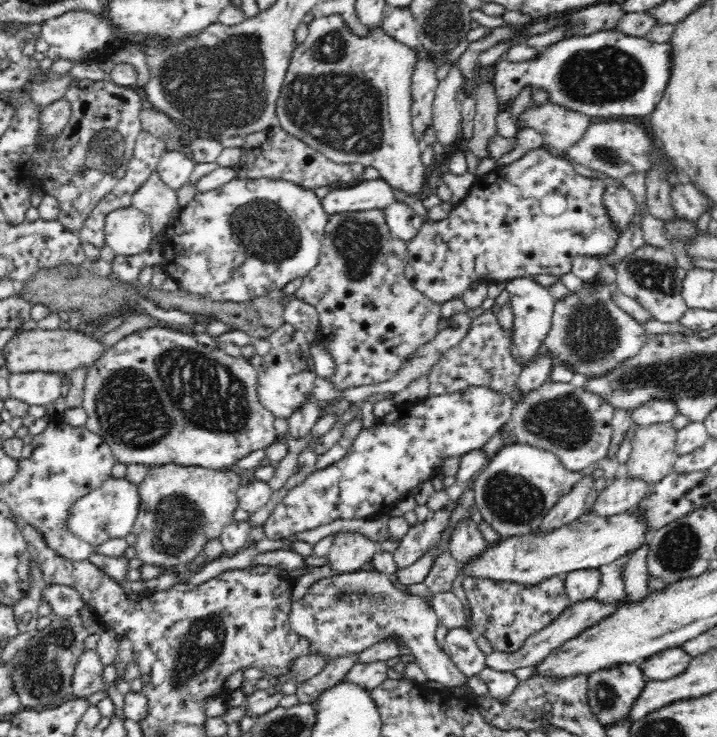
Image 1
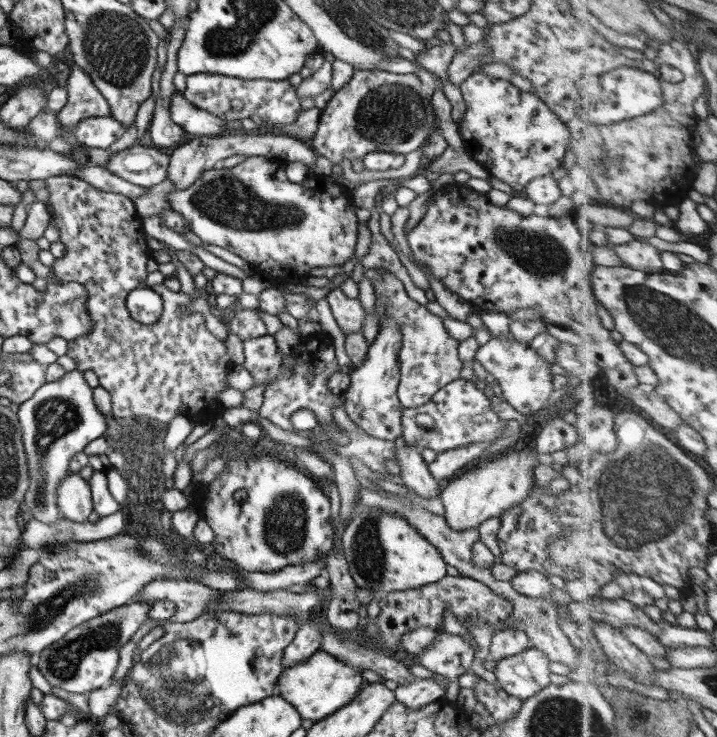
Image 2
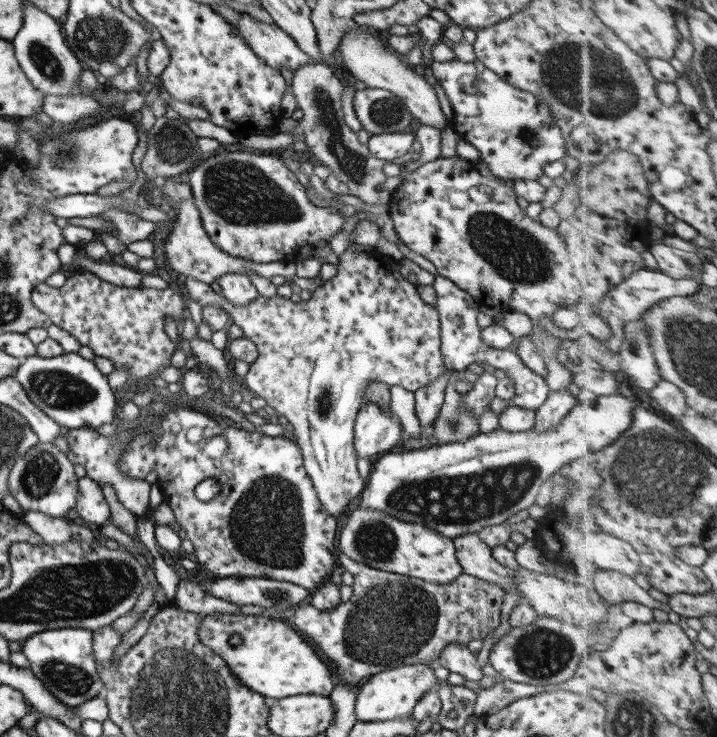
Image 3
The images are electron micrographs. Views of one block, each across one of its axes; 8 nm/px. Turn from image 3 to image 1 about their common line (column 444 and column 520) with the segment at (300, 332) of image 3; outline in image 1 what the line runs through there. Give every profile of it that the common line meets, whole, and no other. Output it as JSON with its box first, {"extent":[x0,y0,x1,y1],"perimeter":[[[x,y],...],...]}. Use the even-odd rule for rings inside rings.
{"extent":[428,309,528,396],"perimeter":[[[493,309],[472,320],[467,336],[456,346],[442,354],[440,362],[430,370],[428,383],[430,395],[440,396],[464,391],[466,388],[490,388],[497,394],[514,395],[522,370],[528,365],[518,365],[512,357],[512,334],[514,326],[504,331]]]}

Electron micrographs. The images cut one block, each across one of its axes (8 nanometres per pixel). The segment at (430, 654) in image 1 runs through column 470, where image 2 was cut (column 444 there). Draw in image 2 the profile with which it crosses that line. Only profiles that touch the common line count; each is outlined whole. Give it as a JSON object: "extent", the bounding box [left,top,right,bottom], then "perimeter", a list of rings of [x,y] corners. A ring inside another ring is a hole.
{"extent":[394,679,445,710],"perimeter":[[[418,679],[410,684],[399,685],[394,690],[394,697],[412,710],[418,710],[427,704],[444,700],[445,688],[436,679]]]}

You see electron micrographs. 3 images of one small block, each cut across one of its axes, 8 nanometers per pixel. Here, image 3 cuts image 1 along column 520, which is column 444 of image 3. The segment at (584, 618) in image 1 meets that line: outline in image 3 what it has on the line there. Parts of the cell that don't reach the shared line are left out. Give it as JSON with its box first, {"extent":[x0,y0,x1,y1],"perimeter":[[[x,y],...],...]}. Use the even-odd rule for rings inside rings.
{"extent":[435,642,483,680],"perimeter":[[[451,642],[442,649],[435,666],[444,666],[450,673],[461,674],[466,680],[480,680],[483,676],[482,667],[476,658],[476,653],[467,645]]]}

